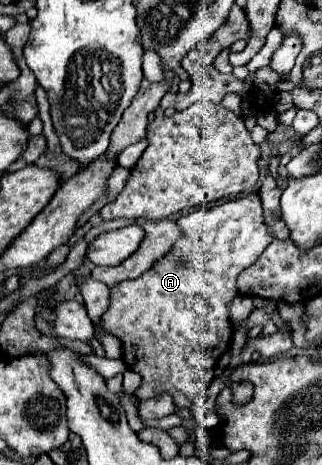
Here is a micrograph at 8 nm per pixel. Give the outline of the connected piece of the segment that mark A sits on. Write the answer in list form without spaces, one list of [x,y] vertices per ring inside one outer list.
[[[249,193],[247,195],[241,195],[235,200],[225,201],[225,203],[219,203],[215,207],[209,207],[209,209],[197,209],[189,215],[183,215],[179,217],[177,221],[177,227],[181,229],[181,237],[173,243],[173,249],[169,251],[169,255],[161,257],[161,261],[157,265],[153,265],[153,269],[149,269],[149,273],[143,273],[141,277],[133,279],[133,281],[123,281],[115,287],[109,289],[109,307],[107,311],[103,313],[103,329],[107,329],[111,335],[119,337],[119,341],[123,343],[123,361],[127,363],[127,367],[135,373],[141,375],[141,385],[139,389],[135,391],[135,395],[139,397],[139,401],[147,401],[151,397],[157,397],[161,393],[169,393],[173,397],[173,403],[175,403],[175,409],[181,411],[181,409],[189,409],[193,405],[193,401],[207,391],[207,387],[211,385],[213,377],[215,377],[215,365],[219,361],[219,357],[231,347],[231,337],[233,337],[233,325],[231,325],[231,319],[229,319],[229,301],[237,295],[237,275],[247,269],[249,265],[253,265],[259,255],[267,249],[267,245],[275,239],[275,235],[271,233],[271,227],[265,225],[265,219],[263,219],[263,207],[261,207],[261,201],[258,193]]]

